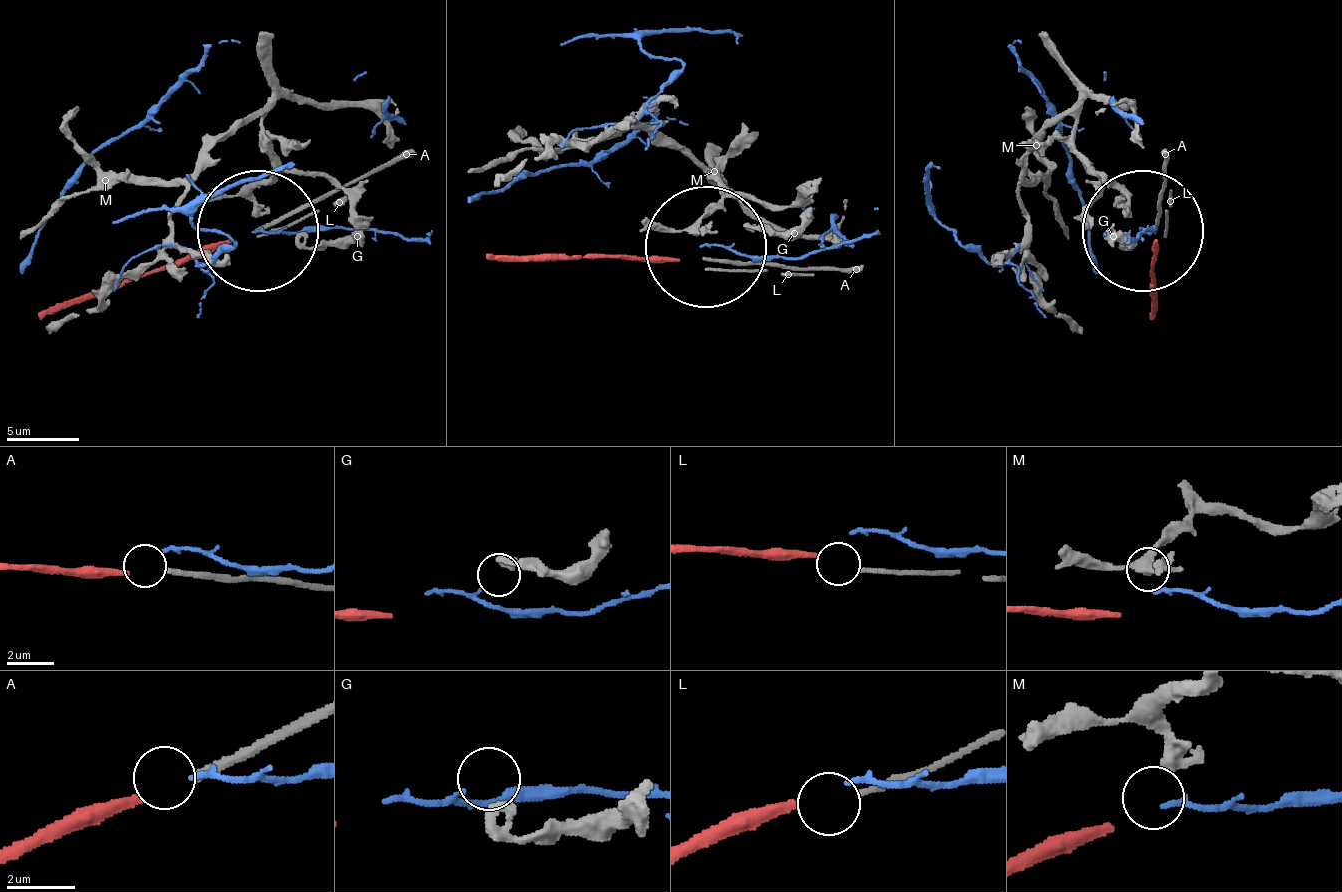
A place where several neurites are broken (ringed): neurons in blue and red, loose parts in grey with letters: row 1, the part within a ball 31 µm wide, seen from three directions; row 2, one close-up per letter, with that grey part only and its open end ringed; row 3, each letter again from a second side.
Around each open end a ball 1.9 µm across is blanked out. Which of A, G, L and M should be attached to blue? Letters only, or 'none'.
none

